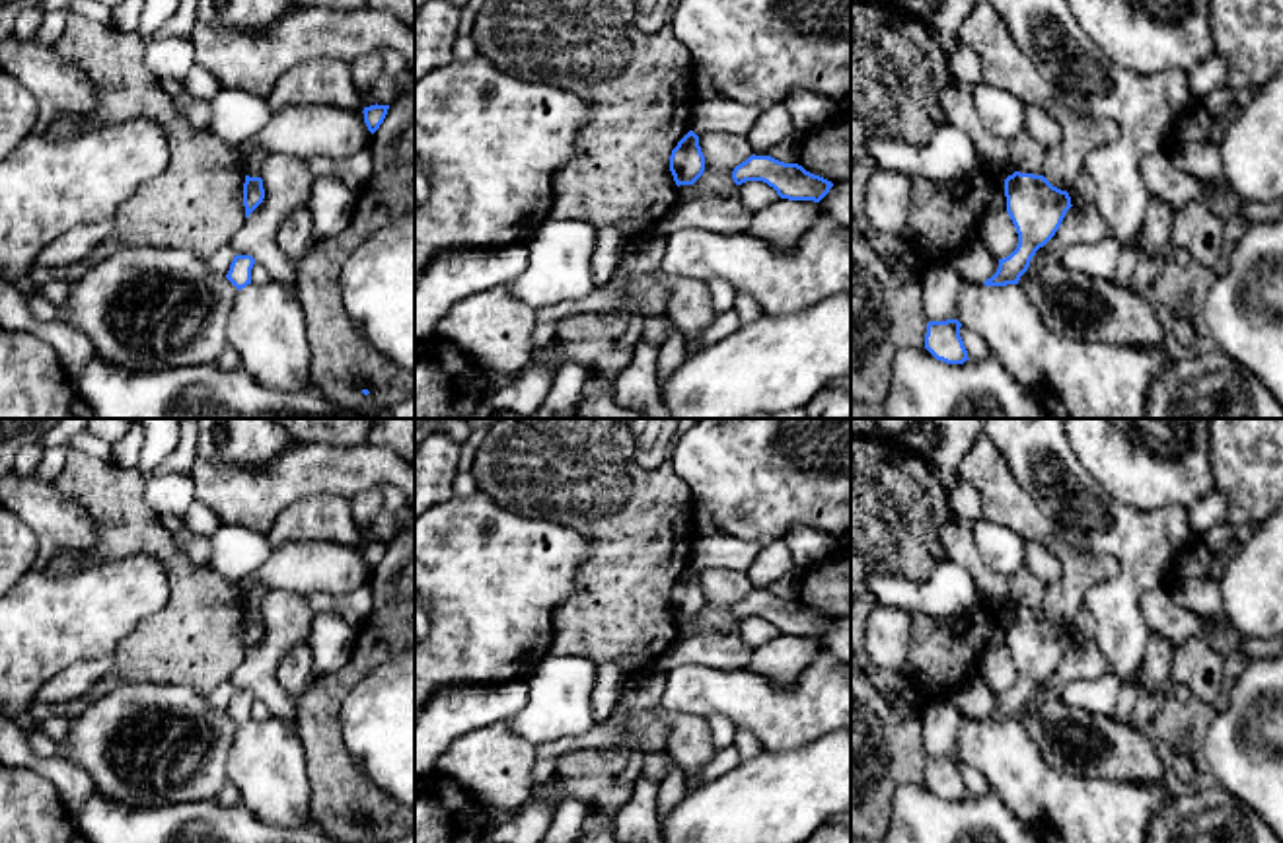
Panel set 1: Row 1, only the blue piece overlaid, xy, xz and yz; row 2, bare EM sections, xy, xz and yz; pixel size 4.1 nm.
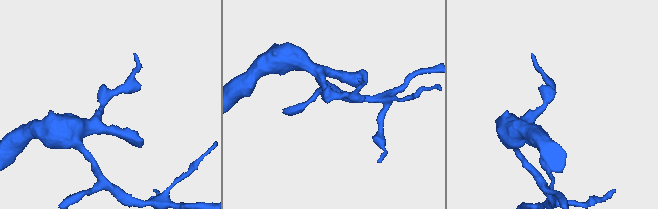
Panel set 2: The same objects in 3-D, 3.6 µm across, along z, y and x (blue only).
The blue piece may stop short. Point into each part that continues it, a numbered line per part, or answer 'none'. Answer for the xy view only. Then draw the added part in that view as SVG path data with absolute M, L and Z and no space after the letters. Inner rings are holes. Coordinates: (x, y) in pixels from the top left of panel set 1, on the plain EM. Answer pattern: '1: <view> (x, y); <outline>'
1: xy (254, 598); M249 590L243 596L243 607L245 607L245 611L249 611L249 613L261 613L265 594L267 594L267 590Z

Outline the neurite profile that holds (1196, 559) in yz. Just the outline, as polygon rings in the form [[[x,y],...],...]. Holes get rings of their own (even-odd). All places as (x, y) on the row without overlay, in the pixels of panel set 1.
[[[1203,537],[1195,539],[1176,557],[1174,578],[1180,580],[1193,576],[1207,576],[1213,557],[1215,553],[1207,547]]]

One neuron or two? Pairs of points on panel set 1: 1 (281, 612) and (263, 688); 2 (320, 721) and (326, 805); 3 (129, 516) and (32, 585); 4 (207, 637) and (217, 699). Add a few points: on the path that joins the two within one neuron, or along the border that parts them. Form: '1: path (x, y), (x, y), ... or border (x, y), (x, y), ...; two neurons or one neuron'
1: path (281, 631), (263, 659), (263, 668); one neuron
2: path (322, 742), (326, 750), (326, 783); one neuron
3: border (71, 501), (94, 528), (98, 559), (141, 555); two neurons
4: border (228, 678), (205, 696); two neurons

